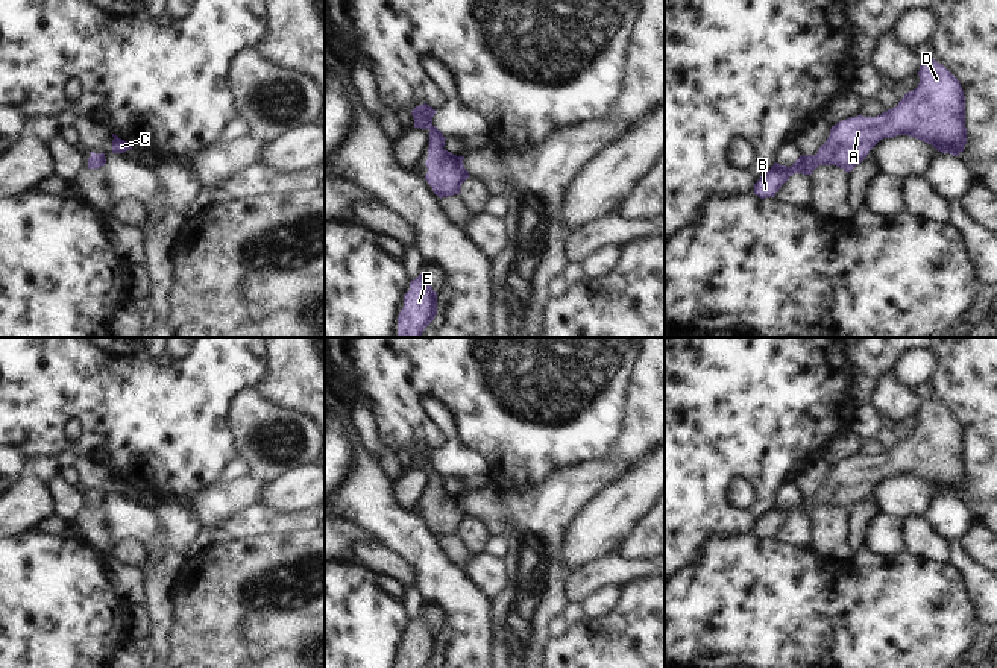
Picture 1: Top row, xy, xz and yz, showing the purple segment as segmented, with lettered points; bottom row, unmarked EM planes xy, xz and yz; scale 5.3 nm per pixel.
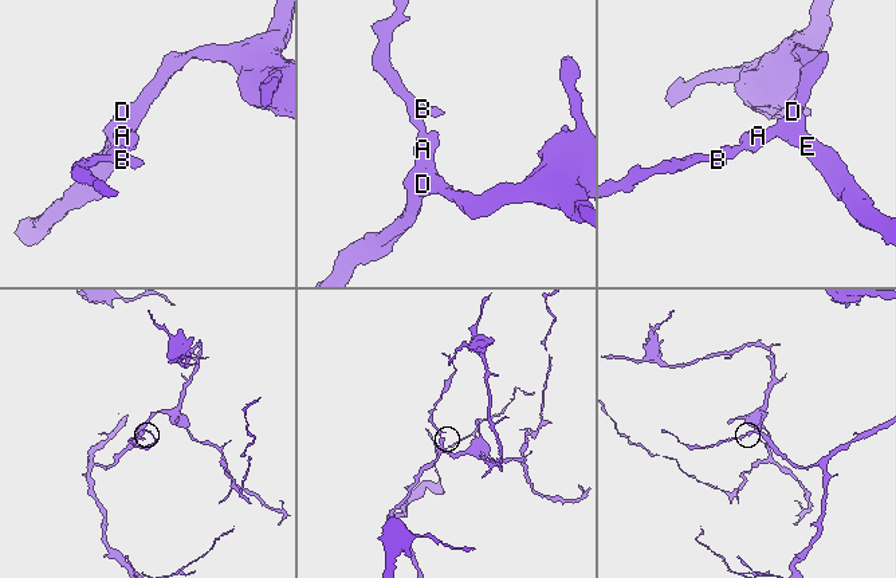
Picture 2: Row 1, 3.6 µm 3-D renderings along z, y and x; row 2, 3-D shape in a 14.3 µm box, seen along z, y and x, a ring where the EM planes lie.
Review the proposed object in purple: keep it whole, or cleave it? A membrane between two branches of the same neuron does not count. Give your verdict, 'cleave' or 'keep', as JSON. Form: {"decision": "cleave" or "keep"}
{"decision": "keep"}

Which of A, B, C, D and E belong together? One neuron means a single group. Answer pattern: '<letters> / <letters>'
A B C D E

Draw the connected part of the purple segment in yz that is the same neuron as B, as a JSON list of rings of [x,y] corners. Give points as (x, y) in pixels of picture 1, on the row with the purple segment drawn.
[[[935,59],[920,64],[920,84],[898,105],[877,117],[850,117],[832,126],[816,155],[800,156],[791,167],[774,164],[754,184],[760,199],[774,197],[794,175],[812,175],[819,165],[851,172],[883,138],[909,135],[938,152],[958,156],[967,144],[965,96],[959,80]]]

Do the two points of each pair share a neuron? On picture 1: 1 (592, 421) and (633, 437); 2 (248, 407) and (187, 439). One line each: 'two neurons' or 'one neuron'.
1: two neurons
2: two neurons

